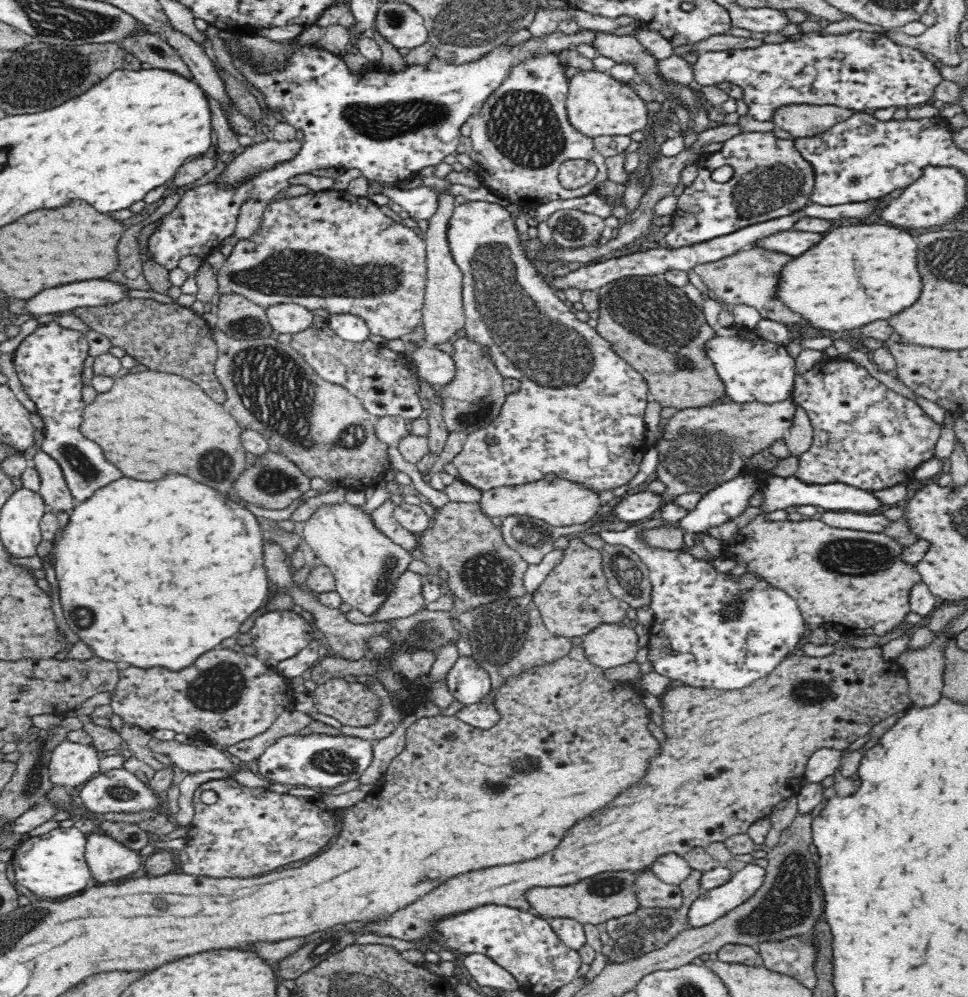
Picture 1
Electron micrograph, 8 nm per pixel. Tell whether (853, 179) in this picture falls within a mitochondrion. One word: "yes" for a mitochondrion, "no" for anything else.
yes

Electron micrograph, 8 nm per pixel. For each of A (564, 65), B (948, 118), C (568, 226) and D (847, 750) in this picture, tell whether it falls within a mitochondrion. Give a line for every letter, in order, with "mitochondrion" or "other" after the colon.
A: other
B: other
C: mitochondrion
D: other

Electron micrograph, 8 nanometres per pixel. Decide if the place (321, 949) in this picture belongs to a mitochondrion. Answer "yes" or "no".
yes

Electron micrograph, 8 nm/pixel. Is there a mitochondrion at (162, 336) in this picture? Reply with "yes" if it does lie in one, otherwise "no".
no

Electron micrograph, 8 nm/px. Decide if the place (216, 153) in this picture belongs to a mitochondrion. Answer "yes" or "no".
no

